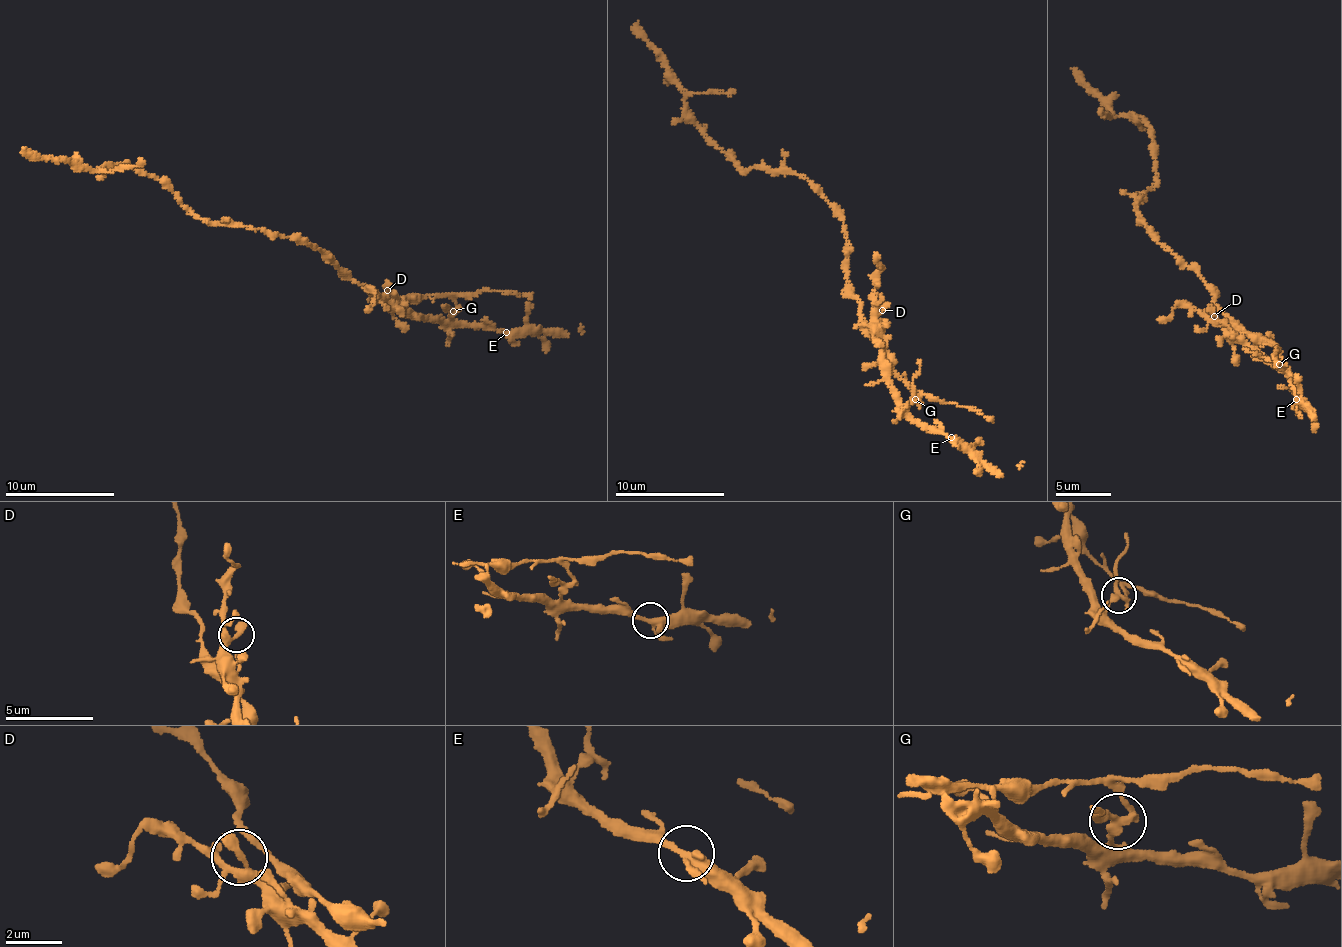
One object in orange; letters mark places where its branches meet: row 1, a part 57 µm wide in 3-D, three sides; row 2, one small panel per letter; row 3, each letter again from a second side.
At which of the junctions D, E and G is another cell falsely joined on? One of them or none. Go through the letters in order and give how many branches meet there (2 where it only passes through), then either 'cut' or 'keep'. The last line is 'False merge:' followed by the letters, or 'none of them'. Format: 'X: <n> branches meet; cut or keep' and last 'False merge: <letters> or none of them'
D: 3 branches meet; keep
E: 3 branches meet; keep
G: 3 branches meet; cut
False merge: G

